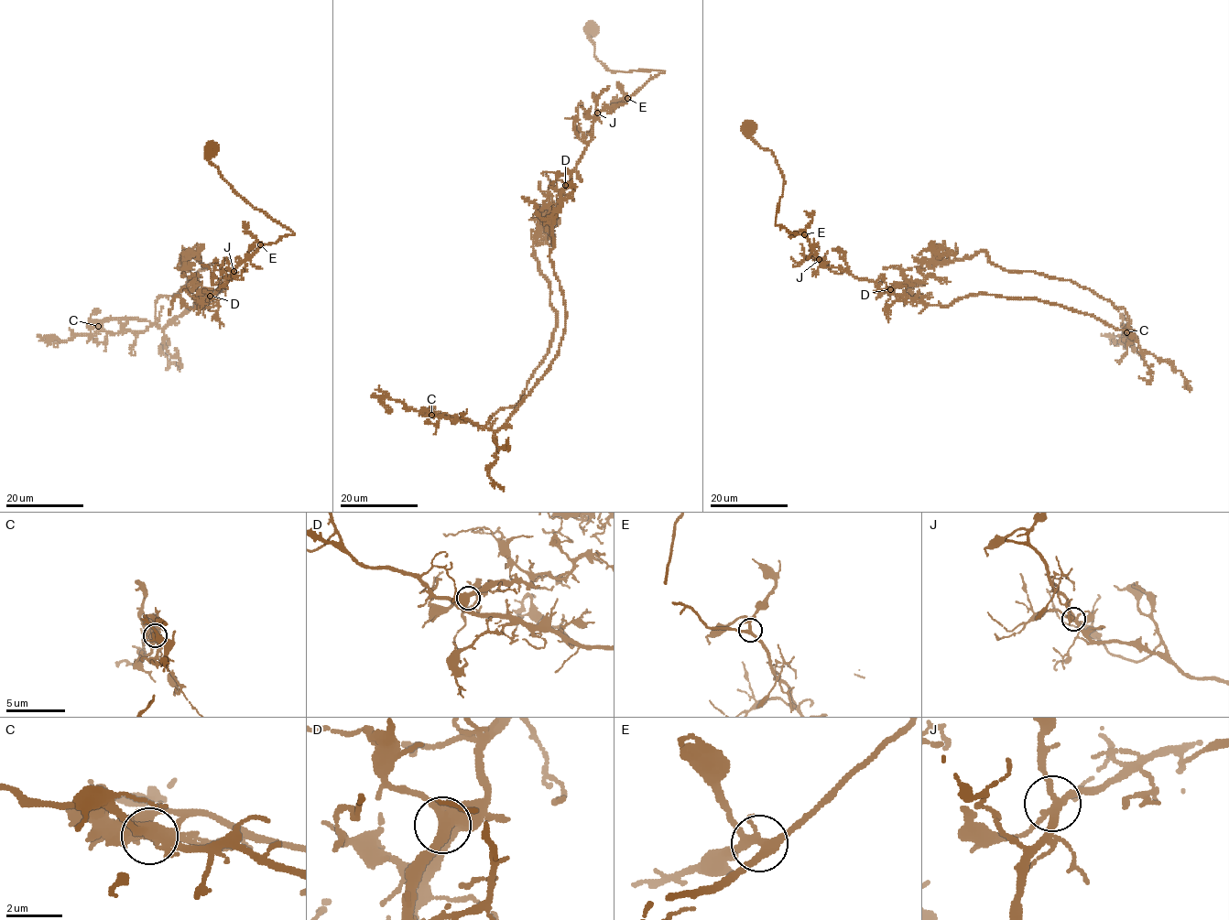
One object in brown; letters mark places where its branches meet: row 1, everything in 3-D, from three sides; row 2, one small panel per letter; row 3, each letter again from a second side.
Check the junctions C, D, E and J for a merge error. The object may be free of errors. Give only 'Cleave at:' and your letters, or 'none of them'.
Cleave at: C

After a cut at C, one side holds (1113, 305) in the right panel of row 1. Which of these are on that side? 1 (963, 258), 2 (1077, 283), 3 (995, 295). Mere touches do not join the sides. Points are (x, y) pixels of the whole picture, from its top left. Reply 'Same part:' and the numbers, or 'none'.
Same part: 1, 2

